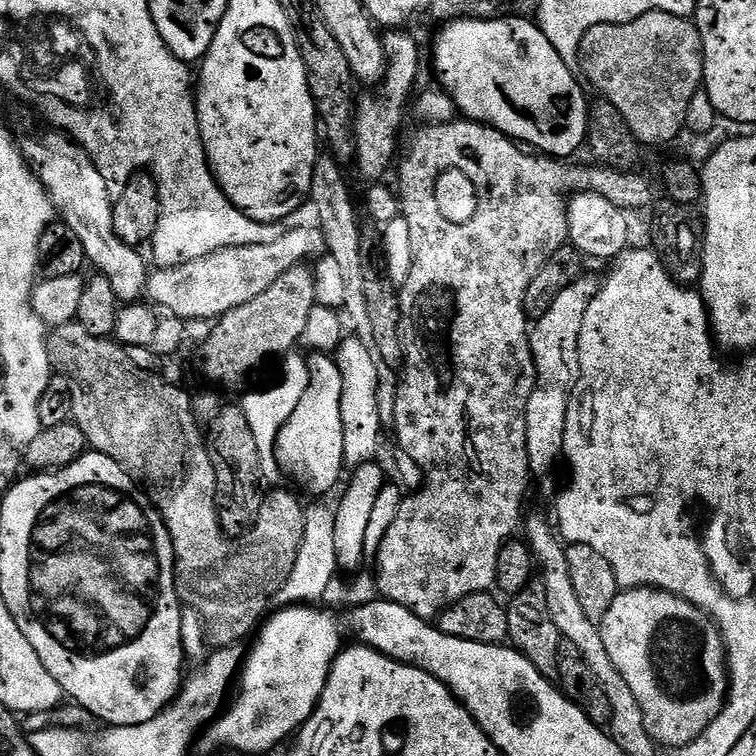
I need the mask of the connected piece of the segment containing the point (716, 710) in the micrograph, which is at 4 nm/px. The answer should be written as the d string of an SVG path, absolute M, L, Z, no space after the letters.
M656 588L621 591L606 610L600 633L610 662L626 678L657 745L671 750L694 742L724 709L729 686L724 638L712 617L690 601Z

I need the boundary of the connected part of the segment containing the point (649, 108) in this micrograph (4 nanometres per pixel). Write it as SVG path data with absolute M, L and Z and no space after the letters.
M665 12L642 14L629 24L599 24L594 26L580 43L579 71L583 79L597 88L603 99L613 103L622 112L641 145L668 144L688 122L688 103L704 82L704 51L702 38L695 23L689 17L675 16Z

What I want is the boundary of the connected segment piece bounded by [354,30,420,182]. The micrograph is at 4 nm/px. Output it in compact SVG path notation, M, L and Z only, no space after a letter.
M388 30L382 36L384 53L388 66L384 70L384 79L379 85L380 96L368 96L356 105L354 131L356 133L355 167L360 167L368 182L379 181L380 175L388 168L388 163L396 156L396 139L400 136L400 123L404 120L404 107L409 107L413 99L412 87L416 84L416 75L420 72L420 48L408 30Z

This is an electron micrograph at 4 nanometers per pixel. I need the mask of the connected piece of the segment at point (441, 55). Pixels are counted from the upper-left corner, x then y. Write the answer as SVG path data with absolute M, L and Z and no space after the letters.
M509 14L494 20L447 21L436 36L436 76L440 79L439 87L448 93L467 119L491 125L509 140L519 142L545 157L575 157L572 155L586 144L590 100L584 97L580 89L581 81L577 73L568 68L562 58L558 58L554 46L550 46L546 34L542 34L540 25L515 15Z

